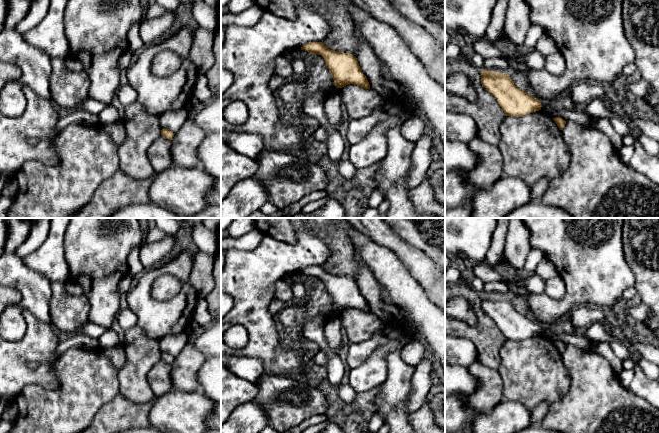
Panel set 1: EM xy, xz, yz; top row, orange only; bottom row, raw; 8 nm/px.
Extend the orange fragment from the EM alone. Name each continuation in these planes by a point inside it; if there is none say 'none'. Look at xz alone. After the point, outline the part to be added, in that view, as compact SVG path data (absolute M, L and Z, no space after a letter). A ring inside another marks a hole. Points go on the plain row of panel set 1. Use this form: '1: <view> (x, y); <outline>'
none

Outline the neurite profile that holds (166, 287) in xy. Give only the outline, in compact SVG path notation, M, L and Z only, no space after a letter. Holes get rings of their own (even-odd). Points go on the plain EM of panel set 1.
M173 275L159 276L152 285L152 296L158 301L175 298L180 292L182 283Z

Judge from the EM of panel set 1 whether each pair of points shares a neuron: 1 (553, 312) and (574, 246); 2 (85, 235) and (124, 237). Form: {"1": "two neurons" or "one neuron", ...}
{"1": "one neuron", "2": "one neuron"}

